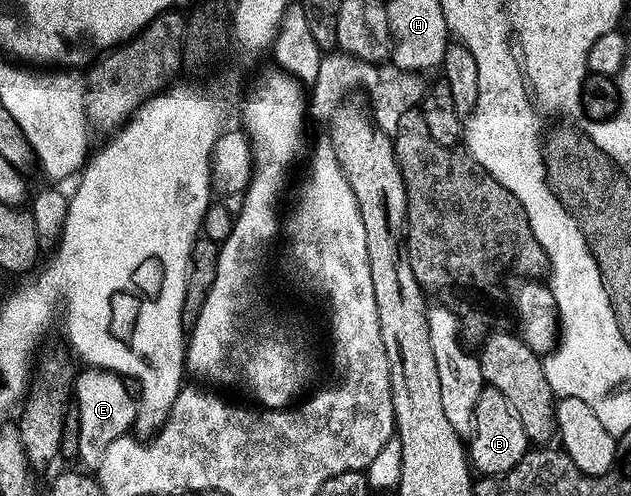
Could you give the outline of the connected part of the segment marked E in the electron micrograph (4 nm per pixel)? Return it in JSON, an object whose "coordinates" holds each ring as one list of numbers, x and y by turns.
{"coordinates":[[92,367,75,377,75,409,77,405,77,453,85,467,95,467,103,459,103,451,116,437,124,437,134,428,139,412,134,394,130,393,126,378,110,369]]}

